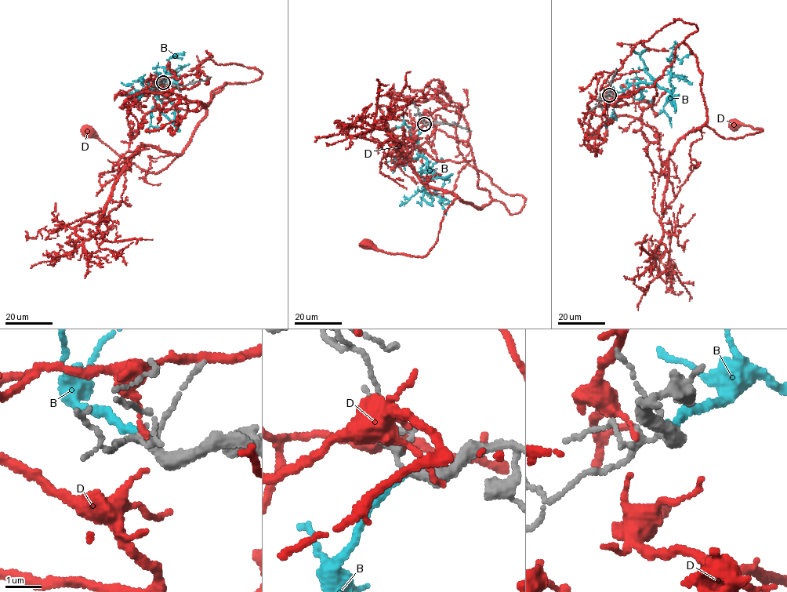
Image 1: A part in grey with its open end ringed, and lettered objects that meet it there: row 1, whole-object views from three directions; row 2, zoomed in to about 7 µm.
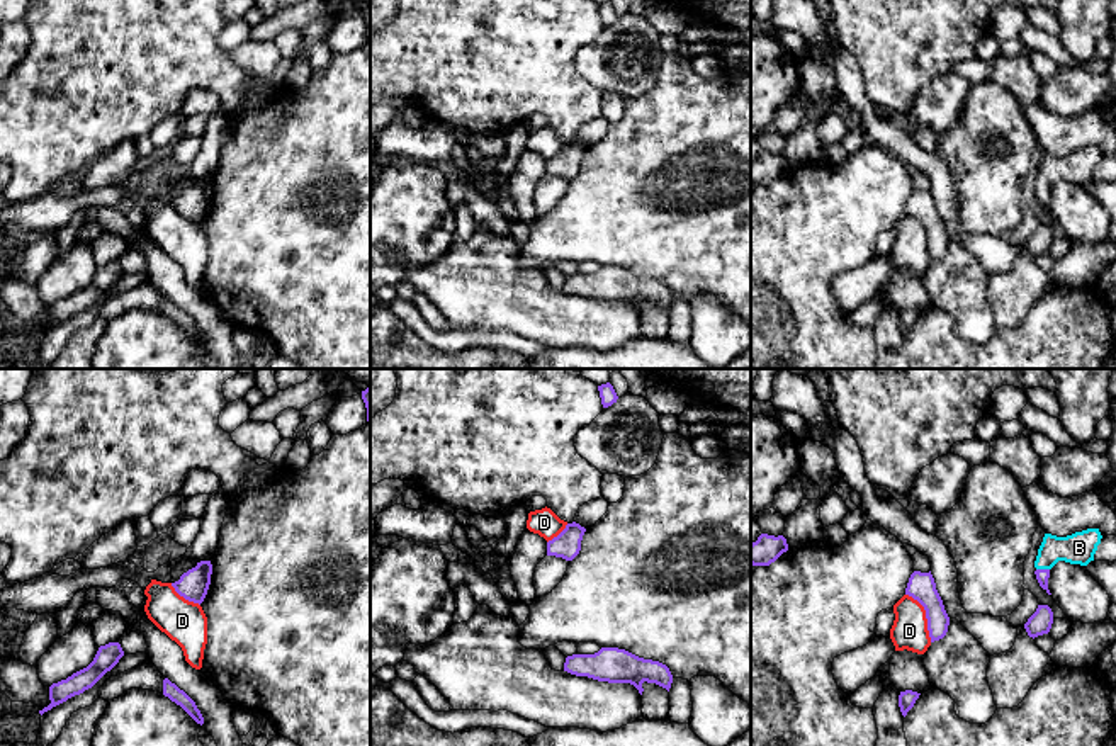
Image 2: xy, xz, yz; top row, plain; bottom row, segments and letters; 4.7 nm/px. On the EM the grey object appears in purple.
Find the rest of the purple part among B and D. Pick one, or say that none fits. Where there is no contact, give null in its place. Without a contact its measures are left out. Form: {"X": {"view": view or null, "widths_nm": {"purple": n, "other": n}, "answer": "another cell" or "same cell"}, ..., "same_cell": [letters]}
{"B": {"view": "yz", "widths_nm": {"purple": 60, "other": 150}, "answer": "same cell"}, "D": {"view": "yz", "widths_nm": {"purple": 140, "other": 170}, "answer": "another cell"}, "same_cell": ["B"]}

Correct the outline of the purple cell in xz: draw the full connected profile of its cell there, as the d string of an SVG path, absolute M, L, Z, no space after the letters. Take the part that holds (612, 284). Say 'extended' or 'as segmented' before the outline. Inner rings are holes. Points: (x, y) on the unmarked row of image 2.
as segmented; M601 267L595 274L572 274L566 277L564 291L608 302L630 302L642 314L642 302L656 302L669 311L673 294L659 280L639 277L625 268Z

